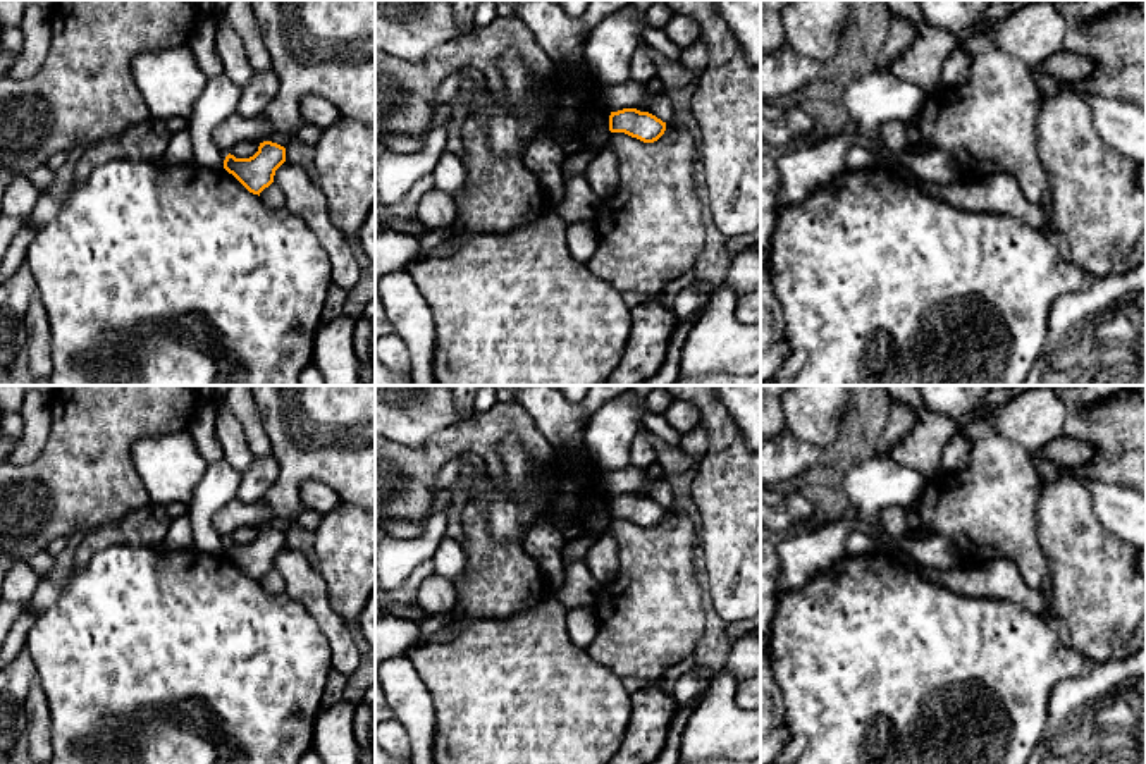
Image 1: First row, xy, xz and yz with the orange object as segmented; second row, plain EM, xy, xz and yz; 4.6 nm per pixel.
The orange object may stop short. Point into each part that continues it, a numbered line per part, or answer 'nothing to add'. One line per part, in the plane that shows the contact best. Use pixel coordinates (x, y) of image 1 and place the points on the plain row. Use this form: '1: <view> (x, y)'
nothing to add

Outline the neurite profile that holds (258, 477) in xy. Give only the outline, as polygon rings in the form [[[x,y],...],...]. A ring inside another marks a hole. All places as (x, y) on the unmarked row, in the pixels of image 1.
[[[272,453],[265,458],[255,458],[253,463],[241,473],[237,499],[246,504],[262,501],[277,477],[279,461]]]

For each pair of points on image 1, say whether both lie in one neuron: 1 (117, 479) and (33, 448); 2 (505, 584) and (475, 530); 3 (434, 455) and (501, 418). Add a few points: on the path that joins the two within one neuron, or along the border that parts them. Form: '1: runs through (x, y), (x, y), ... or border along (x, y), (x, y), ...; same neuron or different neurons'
1: border along (50, 410), (47, 444), (33, 460), (18, 465); different neurons
2: runs through (496, 570), (477, 544); same neuron
3: runs through (451, 443), (484, 432); same neuron

